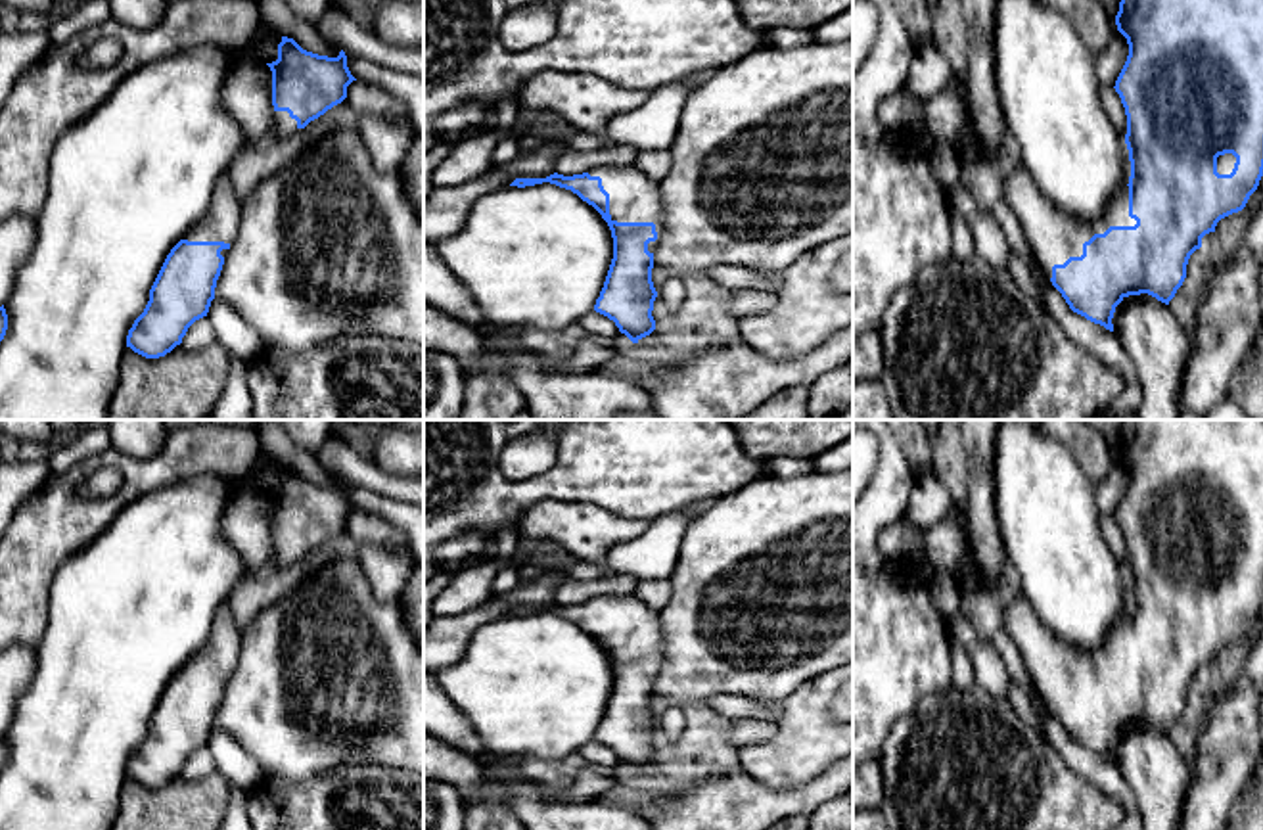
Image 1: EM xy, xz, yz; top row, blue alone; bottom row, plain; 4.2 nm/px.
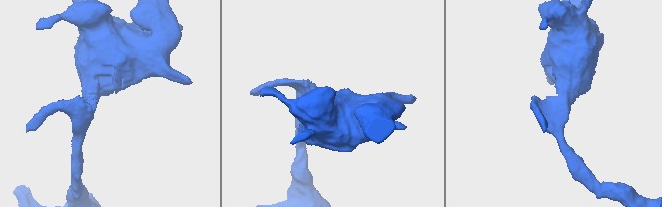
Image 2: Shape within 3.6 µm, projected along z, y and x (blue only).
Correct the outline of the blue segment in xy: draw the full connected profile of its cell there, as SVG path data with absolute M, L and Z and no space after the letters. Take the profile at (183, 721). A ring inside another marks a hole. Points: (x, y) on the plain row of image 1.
M224 602L213 617L209 640L167 684L144 742L128 759L126 776L146 788L165 786L195 749L207 746L240 654L241 629Z

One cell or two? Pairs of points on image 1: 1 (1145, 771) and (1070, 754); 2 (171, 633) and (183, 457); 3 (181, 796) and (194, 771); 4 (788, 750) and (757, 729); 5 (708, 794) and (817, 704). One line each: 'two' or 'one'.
1: two
2: two
3: two
4: two
5: two

